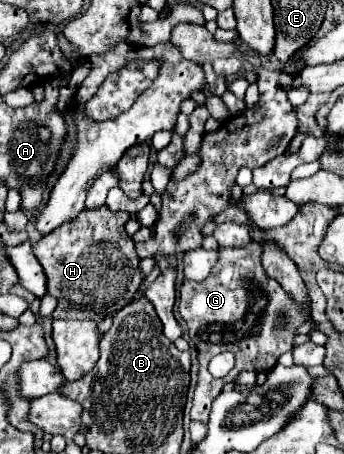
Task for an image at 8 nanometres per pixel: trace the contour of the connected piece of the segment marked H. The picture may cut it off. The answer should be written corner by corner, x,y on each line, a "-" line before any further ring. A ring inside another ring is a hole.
107,206
95,210
85,208
77,218
61,224
33,244
33,254
47,274
47,292
59,300
51,314
53,318
89,318
101,322
135,298
145,274
139,270
135,242
125,232
125,222
129,218
129,212
113,212

